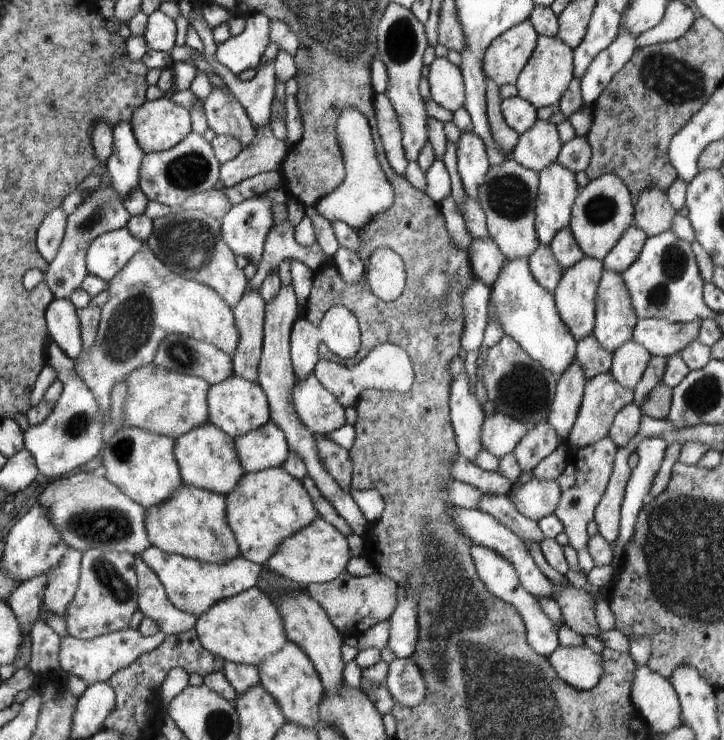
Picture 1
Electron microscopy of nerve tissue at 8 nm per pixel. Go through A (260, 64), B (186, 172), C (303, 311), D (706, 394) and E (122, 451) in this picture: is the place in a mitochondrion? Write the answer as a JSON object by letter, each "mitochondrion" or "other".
{"A":"other","B":"mitochondrion","C":"other","D":"mitochondrion","E":"mitochondrion"}

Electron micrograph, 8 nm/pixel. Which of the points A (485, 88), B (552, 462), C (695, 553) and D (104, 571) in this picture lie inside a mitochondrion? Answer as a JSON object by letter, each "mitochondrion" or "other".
{"A":"other","B":"other","C":"mitochondrion","D":"mitochondrion"}

